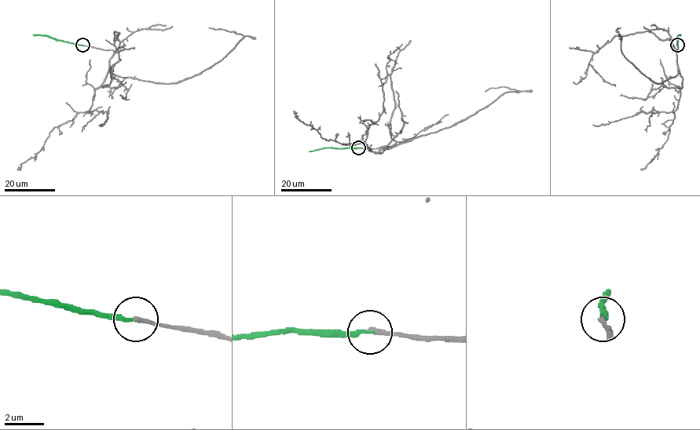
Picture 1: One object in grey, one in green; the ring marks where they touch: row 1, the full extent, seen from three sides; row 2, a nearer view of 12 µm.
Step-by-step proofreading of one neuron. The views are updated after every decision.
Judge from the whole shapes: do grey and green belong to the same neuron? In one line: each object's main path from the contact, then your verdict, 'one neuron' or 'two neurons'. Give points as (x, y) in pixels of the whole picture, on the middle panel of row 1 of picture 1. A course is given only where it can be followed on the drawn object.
grey runs (358, 147), (390, 148), (452, 126), (487, 107), (501, 95), (519, 91), (503, 87), (485, 91); green runs (358, 147), (324, 147), (309, 151); two neurons

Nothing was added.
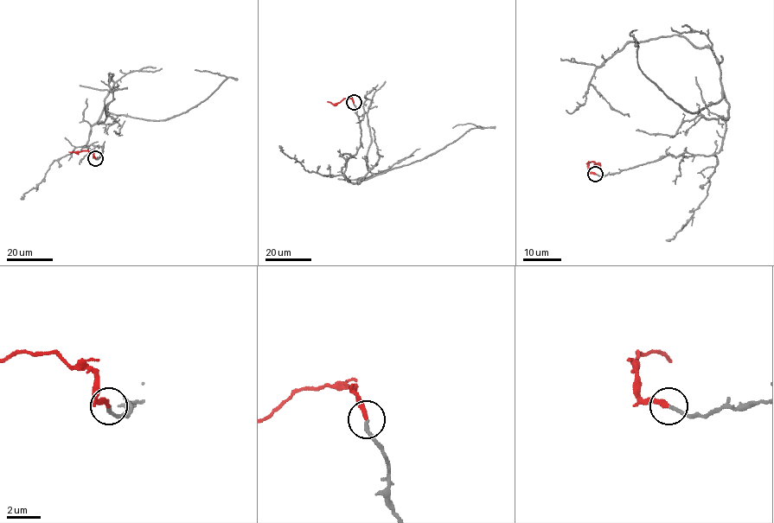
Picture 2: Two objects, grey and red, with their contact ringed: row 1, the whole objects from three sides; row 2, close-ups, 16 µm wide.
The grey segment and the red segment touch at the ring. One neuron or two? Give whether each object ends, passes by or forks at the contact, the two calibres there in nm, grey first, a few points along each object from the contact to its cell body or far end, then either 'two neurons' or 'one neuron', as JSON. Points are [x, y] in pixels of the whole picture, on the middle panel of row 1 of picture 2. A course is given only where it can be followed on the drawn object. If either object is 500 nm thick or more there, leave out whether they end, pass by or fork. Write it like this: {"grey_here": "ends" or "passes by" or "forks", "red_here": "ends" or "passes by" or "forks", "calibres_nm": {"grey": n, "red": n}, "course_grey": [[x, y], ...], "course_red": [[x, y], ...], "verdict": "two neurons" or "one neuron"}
{"grey_here": "ends", "red_here": "ends", "calibres_nm": {"grey": 190, "red": 280}, "course_grey": [[354, 102], [361, 145], [348, 160], [344, 177], [354, 183], [423, 159], [469, 130], [484, 128], [452, 128]], "course_red": [[354, 102], [350, 98], [333, 104], [327, 102]], "verdict": "one neuron"}

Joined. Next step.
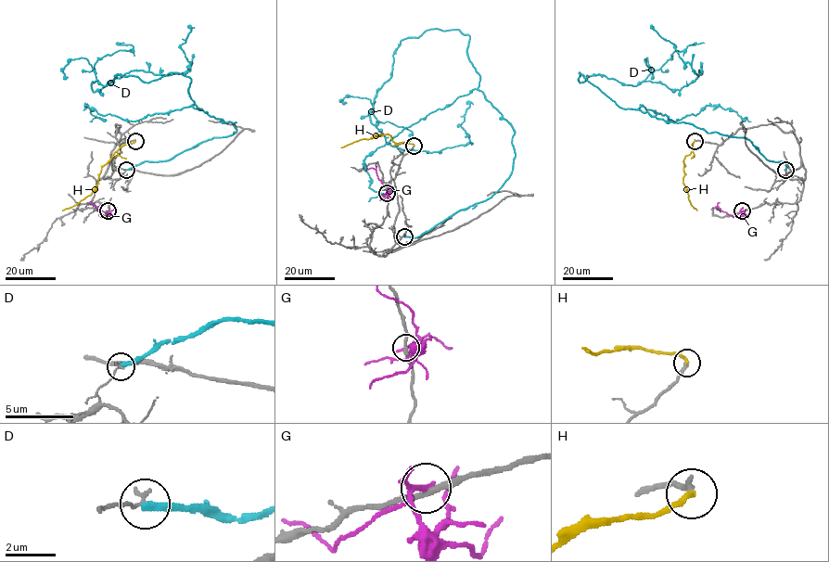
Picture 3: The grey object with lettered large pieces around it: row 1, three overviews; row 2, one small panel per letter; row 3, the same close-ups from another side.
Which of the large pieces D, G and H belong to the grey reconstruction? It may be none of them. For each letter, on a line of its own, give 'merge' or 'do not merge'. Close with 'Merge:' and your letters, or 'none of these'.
D: do not merge
G: do not merge
H: merge
Merge: H

